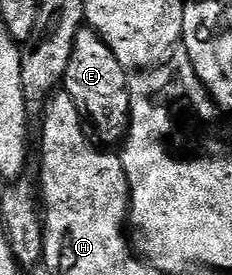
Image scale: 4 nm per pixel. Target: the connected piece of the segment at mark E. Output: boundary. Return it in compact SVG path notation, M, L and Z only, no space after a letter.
M83 25L76 33L76 41L72 41L72 57L68 57L64 89L68 97L76 101L76 109L83 124L89 128L99 144L121 144L125 140L126 130L130 127L128 72L120 65L120 61L116 61L116 53L108 49L106 42L89 25Z

